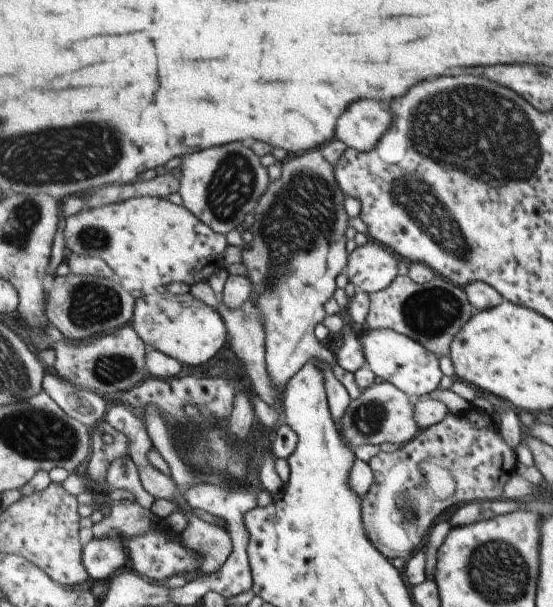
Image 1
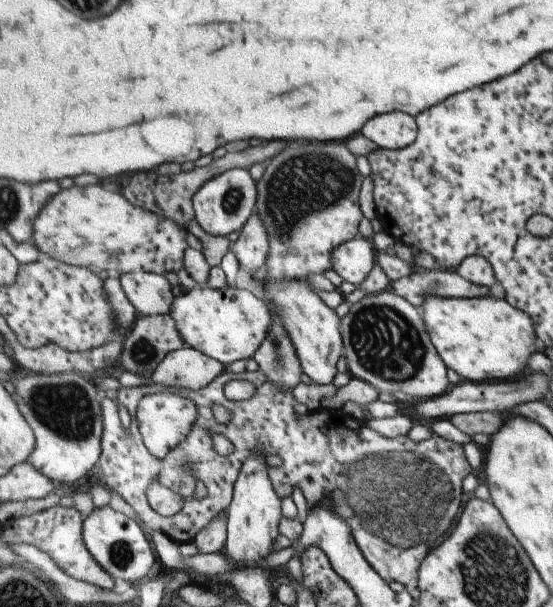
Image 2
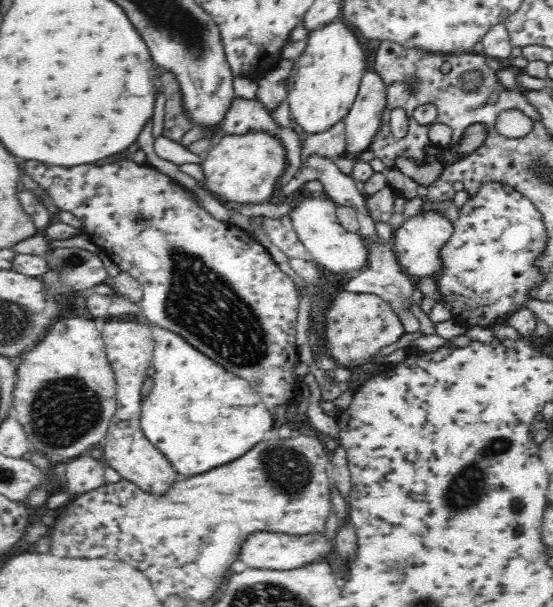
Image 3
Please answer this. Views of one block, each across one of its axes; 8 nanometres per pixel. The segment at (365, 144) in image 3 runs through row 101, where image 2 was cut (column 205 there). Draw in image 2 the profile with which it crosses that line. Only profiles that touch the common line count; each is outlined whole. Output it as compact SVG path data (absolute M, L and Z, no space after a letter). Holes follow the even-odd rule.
M185 346L170 352L151 375L155 384L200 389L211 384L227 367L221 360Z

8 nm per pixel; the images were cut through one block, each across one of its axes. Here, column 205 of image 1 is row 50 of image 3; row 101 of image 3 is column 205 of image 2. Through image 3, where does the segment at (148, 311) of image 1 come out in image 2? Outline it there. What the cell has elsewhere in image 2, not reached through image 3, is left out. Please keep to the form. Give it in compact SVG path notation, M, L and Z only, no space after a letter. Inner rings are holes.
M198 286L190 291L179 290L170 314L173 316L173 320L177 322L177 328L187 346L197 348L199 352L205 352L207 356L221 360L226 367L235 361L253 358L255 352L261 348L261 344L267 340L267 334L271 332L271 326L275 322L273 310L265 299L257 298L251 290L231 286L227 289Z

